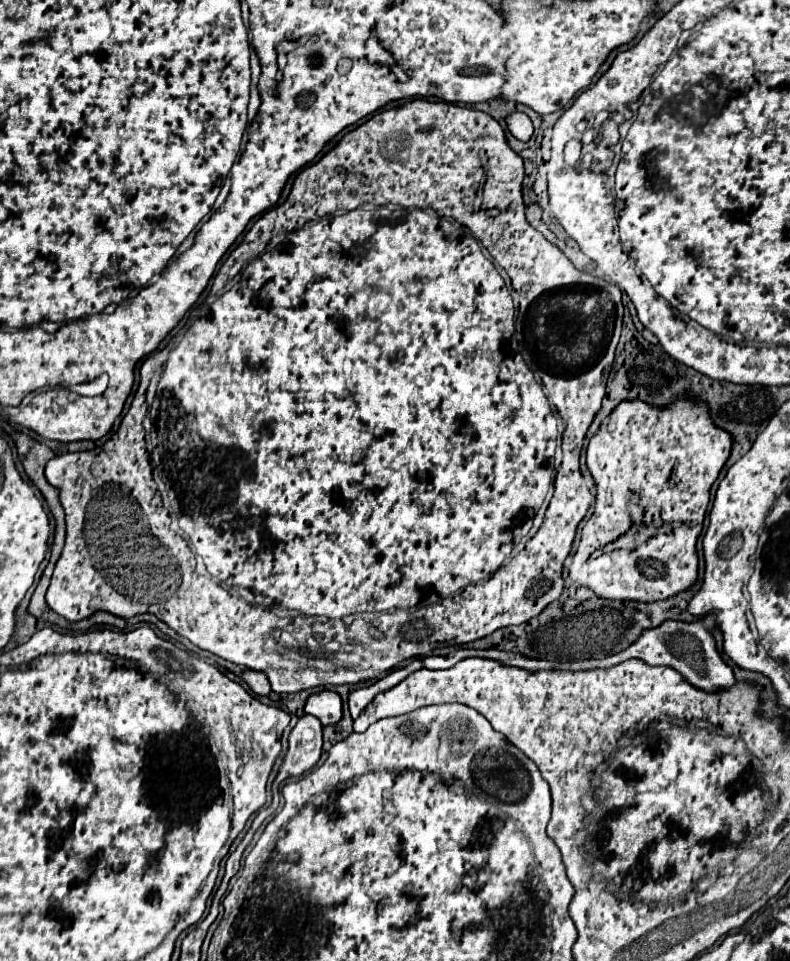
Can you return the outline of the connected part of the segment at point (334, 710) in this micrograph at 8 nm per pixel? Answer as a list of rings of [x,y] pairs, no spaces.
[[[335,691],[313,693],[305,703],[305,713],[315,715],[321,725],[335,725],[343,717],[343,701]]]

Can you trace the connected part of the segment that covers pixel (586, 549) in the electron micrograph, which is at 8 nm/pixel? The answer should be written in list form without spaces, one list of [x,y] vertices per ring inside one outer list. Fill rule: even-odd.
[[[681,393],[667,407],[653,407],[641,399],[625,399],[621,401],[611,415],[607,415],[601,427],[595,431],[587,445],[587,468],[593,475],[597,487],[597,503],[595,511],[585,523],[585,531],[581,533],[581,543],[569,565],[569,579],[575,585],[591,587],[603,599],[619,599],[619,601],[639,601],[653,603],[679,595],[681,591],[691,589],[699,577],[699,561],[697,561],[697,539],[703,531],[703,519],[709,505],[709,491],[715,483],[719,471],[727,463],[733,447],[733,437],[729,431],[717,427],[711,419],[711,407],[707,401],[699,397],[687,397]],[[629,505],[637,505],[643,509],[645,523],[653,523],[659,527],[659,533],[651,537],[643,547],[635,551],[615,549],[611,553],[601,551],[603,545],[615,541],[621,533],[631,527]]]

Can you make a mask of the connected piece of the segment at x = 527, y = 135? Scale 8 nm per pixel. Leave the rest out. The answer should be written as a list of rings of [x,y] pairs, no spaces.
[[[511,113],[507,117],[507,127],[511,135],[517,137],[519,141],[529,141],[533,135],[533,123],[525,113]]]

